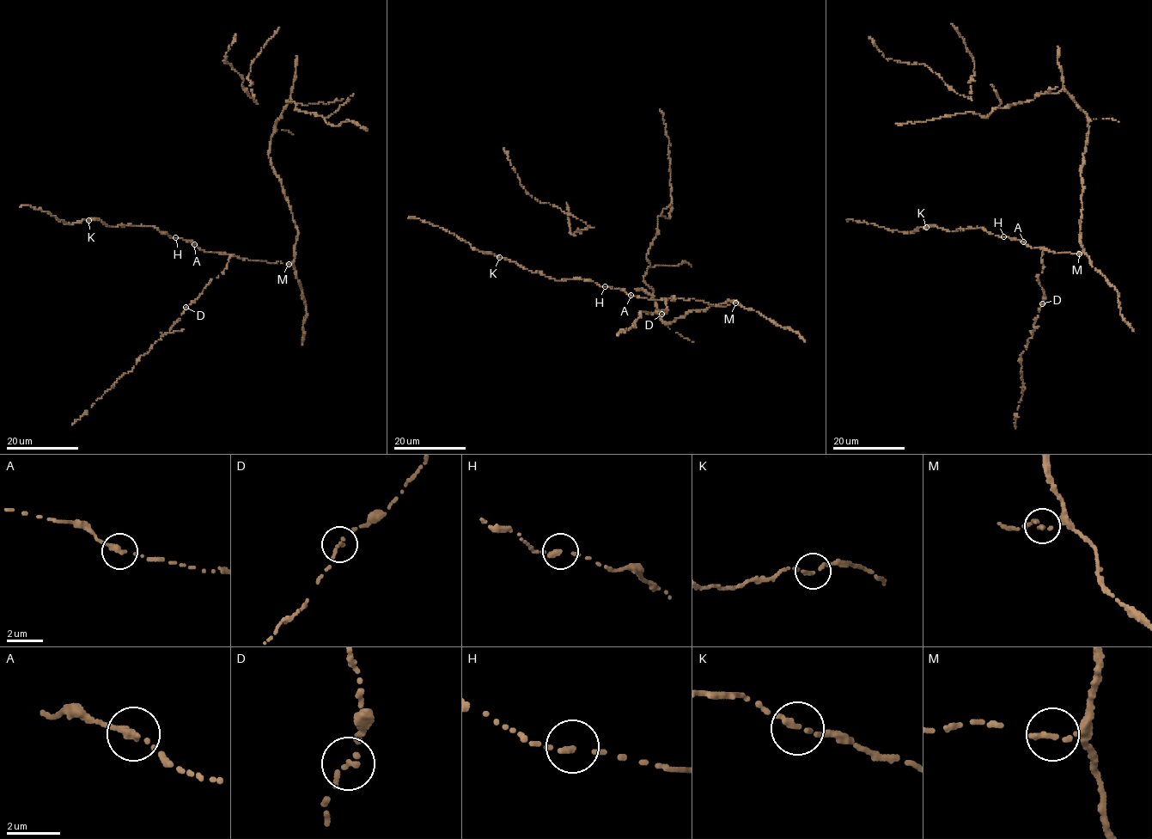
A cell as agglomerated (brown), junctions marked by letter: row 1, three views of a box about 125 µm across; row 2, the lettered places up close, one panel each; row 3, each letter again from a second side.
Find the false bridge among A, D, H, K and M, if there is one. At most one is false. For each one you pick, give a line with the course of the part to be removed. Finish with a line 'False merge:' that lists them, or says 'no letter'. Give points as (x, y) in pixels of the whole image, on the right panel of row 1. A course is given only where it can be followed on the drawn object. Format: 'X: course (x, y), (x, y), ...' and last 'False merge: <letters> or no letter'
False merge: no letter

